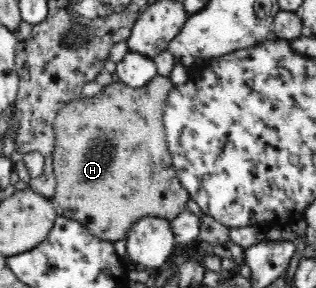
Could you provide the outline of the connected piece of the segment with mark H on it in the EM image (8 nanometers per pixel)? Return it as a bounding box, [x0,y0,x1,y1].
[52,76,190,242]

